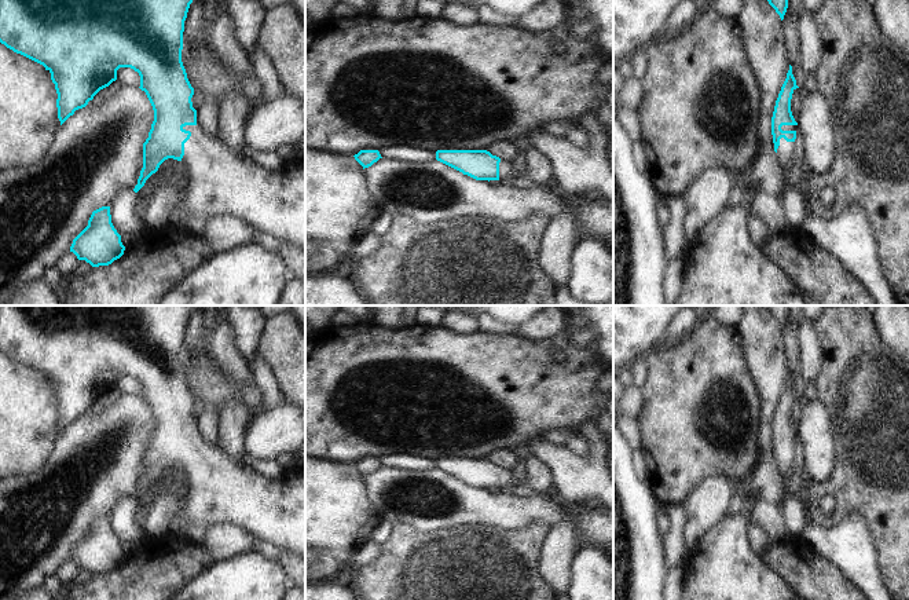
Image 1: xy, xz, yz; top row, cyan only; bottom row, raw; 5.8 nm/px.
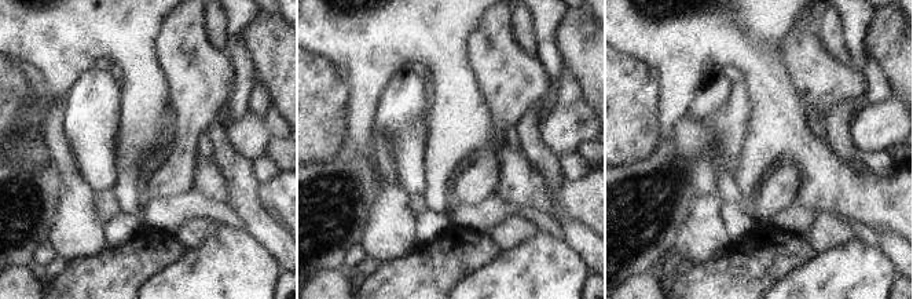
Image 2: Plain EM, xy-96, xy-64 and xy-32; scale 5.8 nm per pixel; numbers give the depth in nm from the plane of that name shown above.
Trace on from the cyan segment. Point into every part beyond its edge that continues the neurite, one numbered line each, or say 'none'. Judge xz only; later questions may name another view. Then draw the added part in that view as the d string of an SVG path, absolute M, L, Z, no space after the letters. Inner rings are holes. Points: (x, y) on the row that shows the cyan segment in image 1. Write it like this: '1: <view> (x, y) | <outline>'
1: xz (505, 167) | M501 160L499 162L499 179L510 178L514 179L510 161Z

